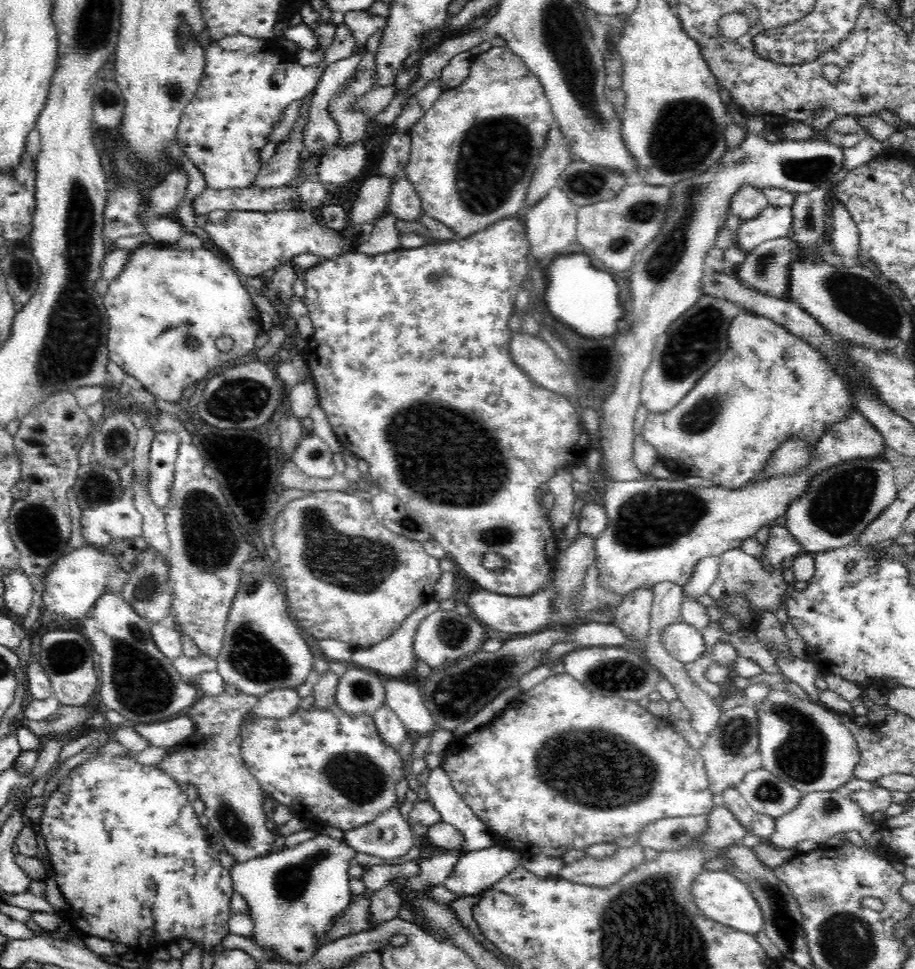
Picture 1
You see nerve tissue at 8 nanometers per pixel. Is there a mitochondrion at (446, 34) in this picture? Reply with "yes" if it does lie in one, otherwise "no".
no

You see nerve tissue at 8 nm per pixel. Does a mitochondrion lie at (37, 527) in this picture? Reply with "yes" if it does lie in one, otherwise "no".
yes

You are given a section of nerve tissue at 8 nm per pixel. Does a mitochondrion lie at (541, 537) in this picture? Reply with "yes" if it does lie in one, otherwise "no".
no

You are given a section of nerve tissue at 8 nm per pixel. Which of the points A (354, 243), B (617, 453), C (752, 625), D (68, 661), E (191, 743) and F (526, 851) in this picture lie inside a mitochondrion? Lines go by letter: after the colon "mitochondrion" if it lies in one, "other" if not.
A: other
B: other
C: other
D: mitochondrion
E: other
F: other

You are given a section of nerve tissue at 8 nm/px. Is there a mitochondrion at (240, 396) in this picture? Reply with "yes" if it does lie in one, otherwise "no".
yes

